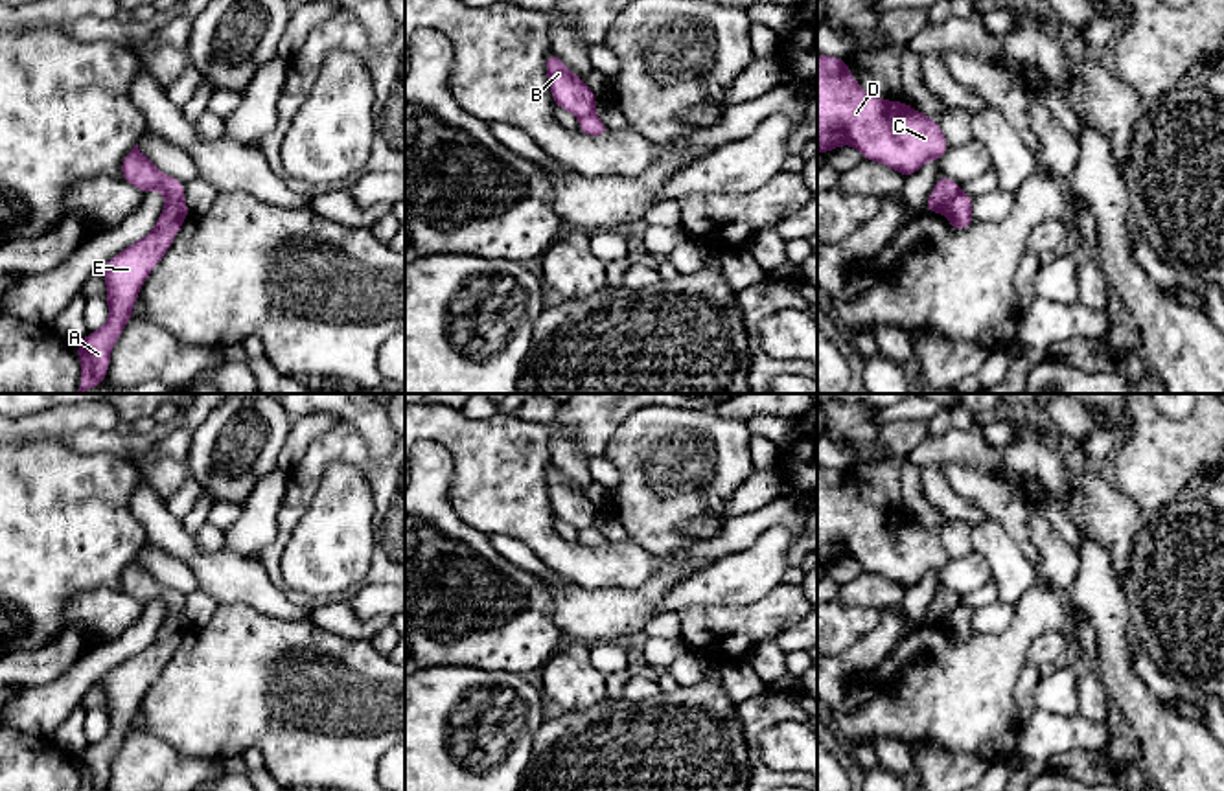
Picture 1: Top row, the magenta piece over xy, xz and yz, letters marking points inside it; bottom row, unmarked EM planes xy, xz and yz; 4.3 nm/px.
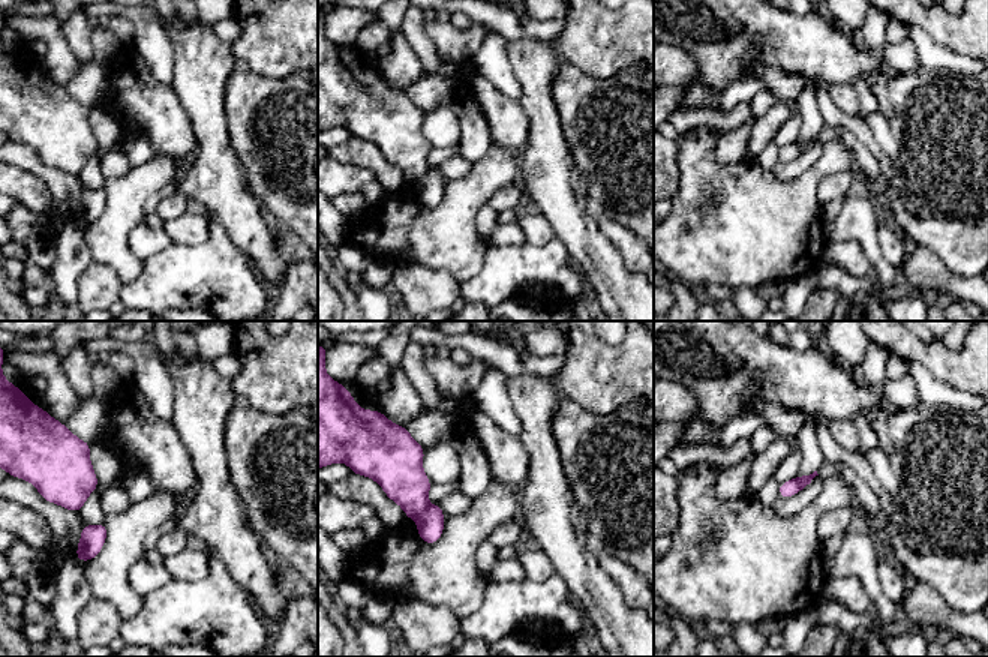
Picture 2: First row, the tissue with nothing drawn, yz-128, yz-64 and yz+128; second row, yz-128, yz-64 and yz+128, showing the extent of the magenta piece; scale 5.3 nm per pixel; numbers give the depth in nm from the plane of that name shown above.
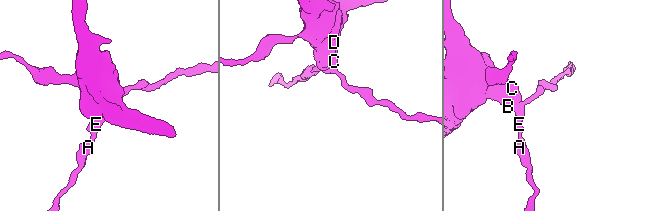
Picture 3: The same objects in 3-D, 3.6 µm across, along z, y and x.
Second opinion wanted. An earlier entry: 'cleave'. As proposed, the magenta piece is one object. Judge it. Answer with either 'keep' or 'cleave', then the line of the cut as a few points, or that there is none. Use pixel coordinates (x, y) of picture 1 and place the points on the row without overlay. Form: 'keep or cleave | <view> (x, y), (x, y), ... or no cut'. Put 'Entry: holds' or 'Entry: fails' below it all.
cleave | yz (959, 602), (945, 624)
Entry: holds

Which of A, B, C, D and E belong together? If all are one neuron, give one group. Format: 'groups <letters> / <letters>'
groups A E / B C D

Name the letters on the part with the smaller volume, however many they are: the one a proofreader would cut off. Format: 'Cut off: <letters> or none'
Cut off: A, E

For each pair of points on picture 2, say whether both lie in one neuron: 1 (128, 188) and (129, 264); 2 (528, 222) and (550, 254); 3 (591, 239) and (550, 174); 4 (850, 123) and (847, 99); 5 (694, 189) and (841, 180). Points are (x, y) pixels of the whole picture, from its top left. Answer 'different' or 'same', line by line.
1: same
2: different
3: same
4: different
5: different

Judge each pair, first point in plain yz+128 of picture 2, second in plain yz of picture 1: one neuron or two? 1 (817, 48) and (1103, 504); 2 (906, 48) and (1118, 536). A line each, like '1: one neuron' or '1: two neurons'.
1: one neuron
2: two neurons

